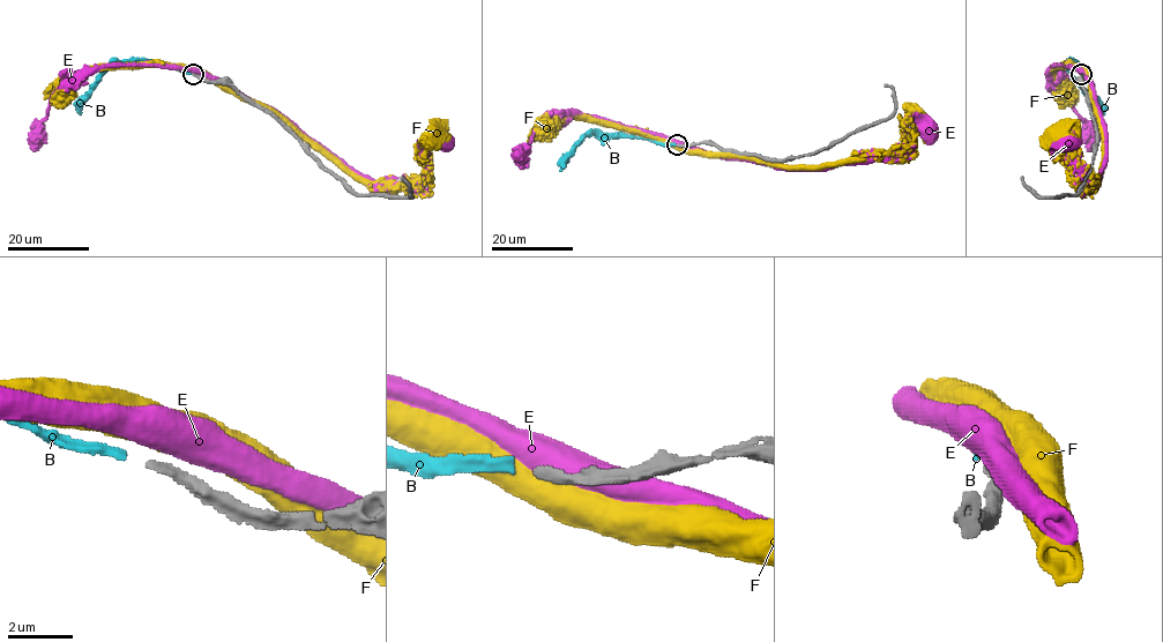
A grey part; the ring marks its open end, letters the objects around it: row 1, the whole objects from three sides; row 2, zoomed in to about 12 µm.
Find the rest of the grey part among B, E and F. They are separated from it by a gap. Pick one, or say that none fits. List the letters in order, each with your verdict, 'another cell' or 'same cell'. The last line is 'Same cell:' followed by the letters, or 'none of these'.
B: same cell
E: another cell
F: another cell
Same cell: B

